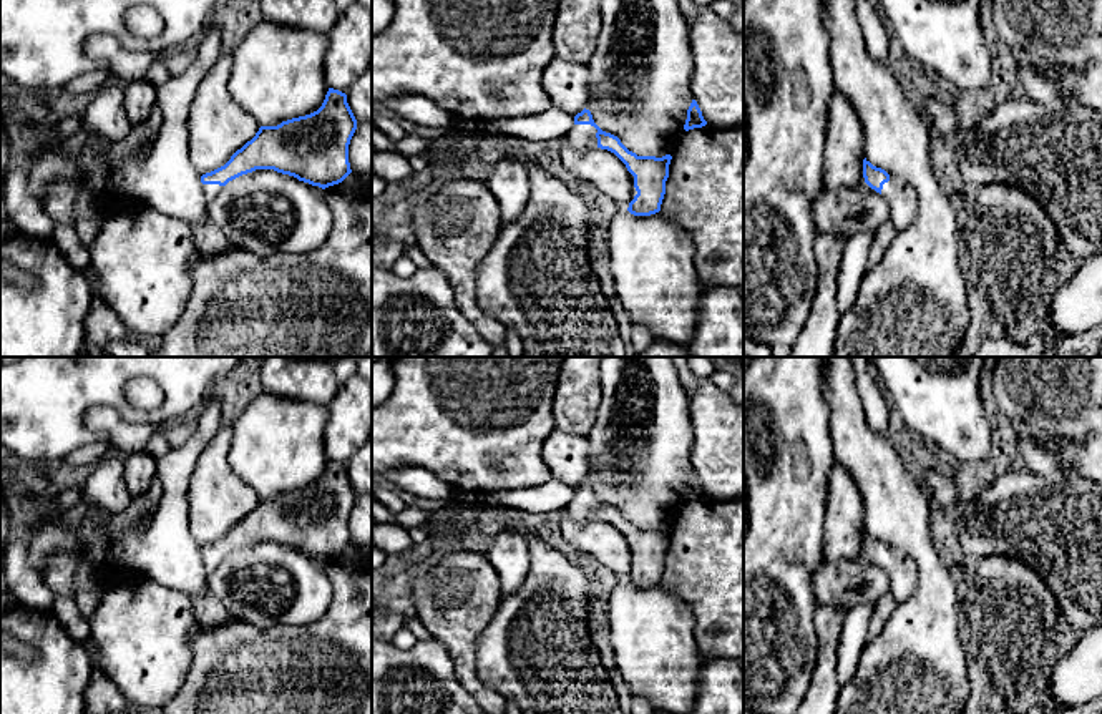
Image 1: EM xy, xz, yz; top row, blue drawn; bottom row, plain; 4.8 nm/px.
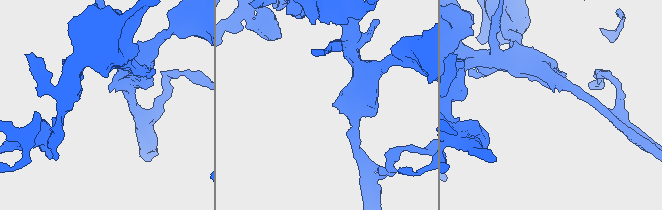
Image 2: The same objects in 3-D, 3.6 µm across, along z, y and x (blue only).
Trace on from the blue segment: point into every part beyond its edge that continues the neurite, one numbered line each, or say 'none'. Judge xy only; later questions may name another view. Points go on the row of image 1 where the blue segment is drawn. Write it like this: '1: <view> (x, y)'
1: xy (209, 191)

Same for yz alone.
1: yz (900, 196)

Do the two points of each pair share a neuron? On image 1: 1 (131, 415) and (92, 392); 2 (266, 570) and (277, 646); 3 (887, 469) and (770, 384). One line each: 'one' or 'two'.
1: one
2: two
3: two

